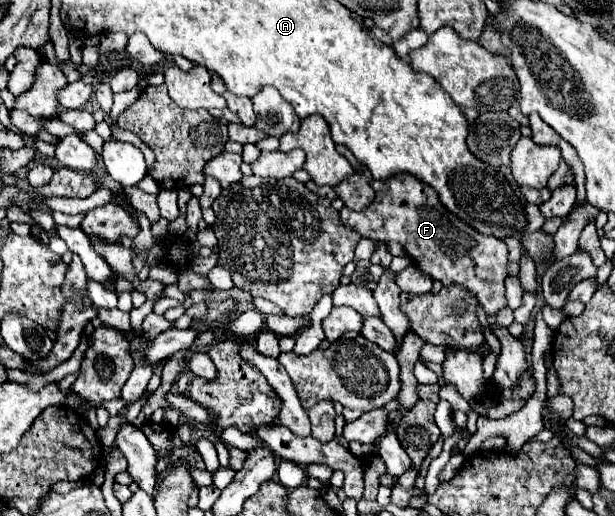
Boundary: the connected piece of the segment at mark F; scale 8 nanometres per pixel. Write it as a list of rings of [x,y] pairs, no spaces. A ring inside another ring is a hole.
[[[397,174],[389,180],[371,180],[375,200],[369,208],[353,212],[343,208],[339,212],[341,222],[365,238],[379,242],[399,242],[411,256],[417,268],[439,280],[443,286],[461,284],[471,290],[481,302],[487,316],[495,316],[507,306],[505,300],[505,278],[507,278],[507,246],[495,236],[481,236],[473,232],[463,220],[457,220],[437,200],[437,192],[427,184],[411,178],[409,174]]]

